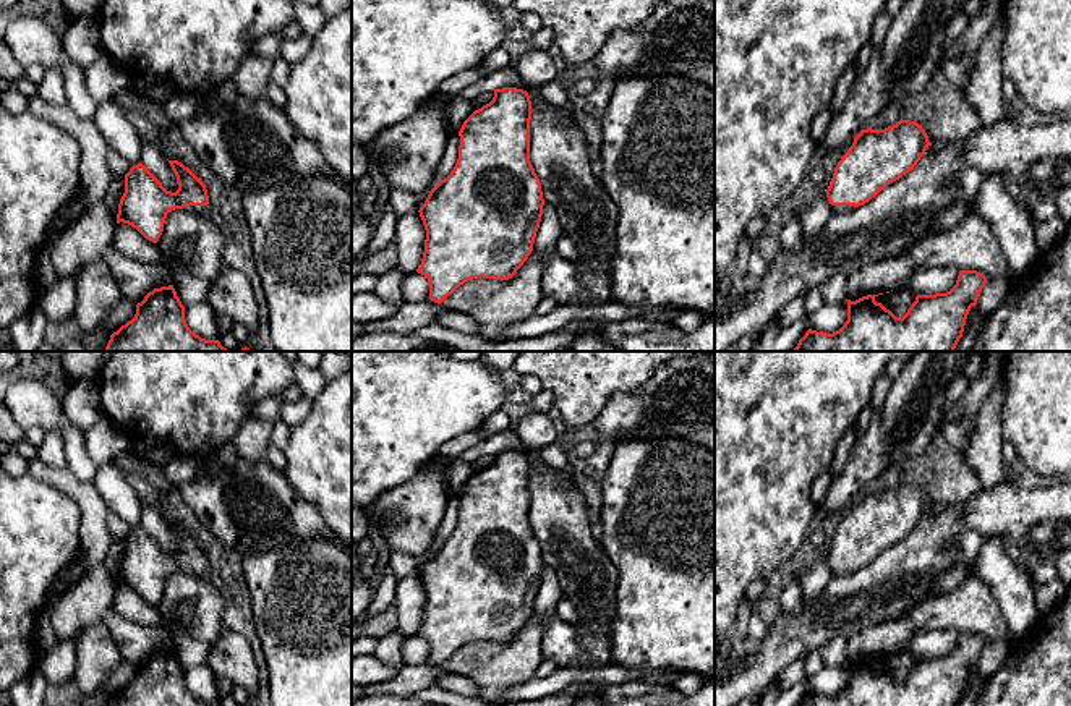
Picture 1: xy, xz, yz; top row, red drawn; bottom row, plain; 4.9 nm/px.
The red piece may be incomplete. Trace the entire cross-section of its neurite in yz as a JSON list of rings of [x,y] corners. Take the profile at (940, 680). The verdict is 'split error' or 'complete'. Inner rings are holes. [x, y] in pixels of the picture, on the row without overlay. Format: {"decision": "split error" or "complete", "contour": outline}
{"decision": "complete", "contour": [[[959,633],[949,654],[917,657],[902,680],[877,666],[878,657],[846,662],[847,683],[839,693],[809,691],[799,706],[958,706],[985,646],[984,636]]]}

